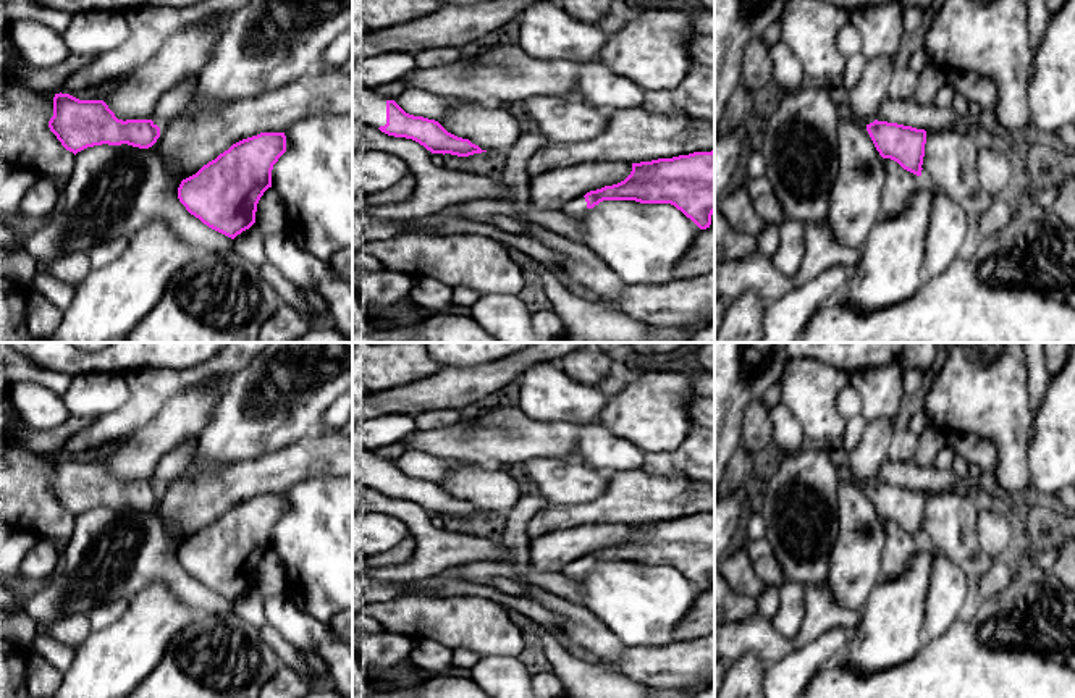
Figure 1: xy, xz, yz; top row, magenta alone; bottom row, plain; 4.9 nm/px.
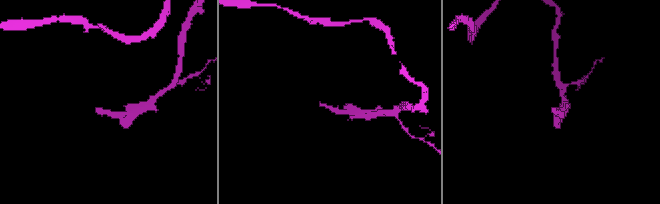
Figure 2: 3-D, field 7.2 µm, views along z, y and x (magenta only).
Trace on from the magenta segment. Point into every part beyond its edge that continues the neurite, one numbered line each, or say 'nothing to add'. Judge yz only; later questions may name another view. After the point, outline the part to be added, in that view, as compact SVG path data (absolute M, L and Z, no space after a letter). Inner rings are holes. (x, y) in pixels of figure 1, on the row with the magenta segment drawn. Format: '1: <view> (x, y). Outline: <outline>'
nothing to add

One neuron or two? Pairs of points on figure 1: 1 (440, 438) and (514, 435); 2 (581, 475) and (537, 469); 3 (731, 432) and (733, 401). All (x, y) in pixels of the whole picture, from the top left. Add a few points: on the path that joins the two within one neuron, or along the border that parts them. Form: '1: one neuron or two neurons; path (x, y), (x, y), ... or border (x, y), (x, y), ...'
1: one neuron; path (458, 438), (497, 438)
2: one neuron; path (569, 475), (548, 475)
3: one neuron; path (731, 424), (731, 409)

